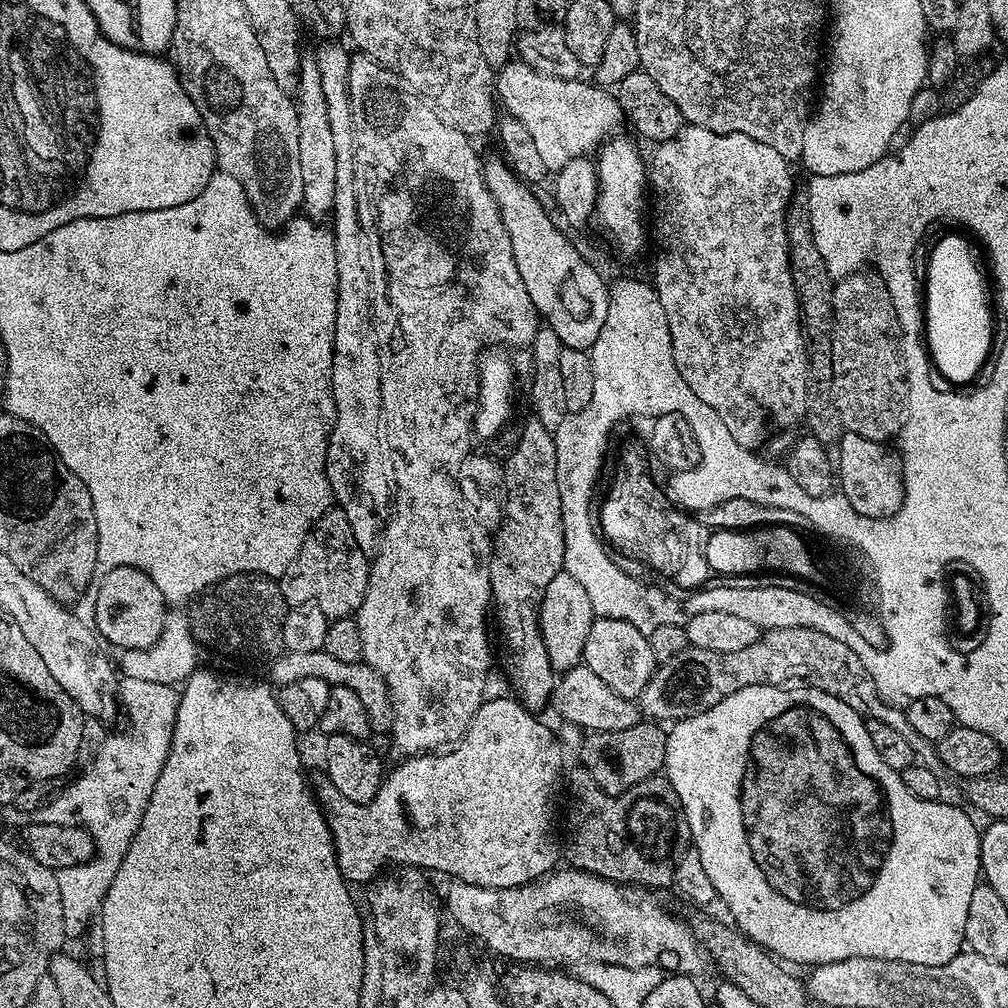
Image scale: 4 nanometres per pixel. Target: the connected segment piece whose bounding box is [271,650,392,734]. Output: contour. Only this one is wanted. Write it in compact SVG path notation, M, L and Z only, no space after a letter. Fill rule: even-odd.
M323 650L319 652L289 652L280 653L271 661L273 685L279 686L298 682L302 678L322 678L330 686L346 686L354 690L358 698L362 698L362 706L366 706L366 714L372 723L373 733L387 733L392 727L392 703L388 697L388 687L384 679L379 676L368 664L363 662L342 662L342 658L334 658L334 654L326 654Z

